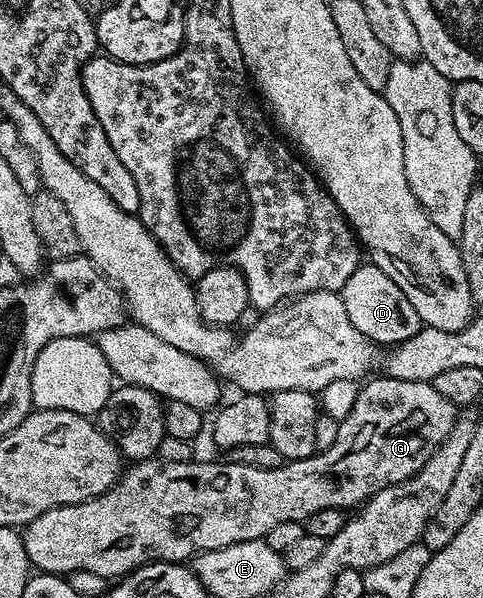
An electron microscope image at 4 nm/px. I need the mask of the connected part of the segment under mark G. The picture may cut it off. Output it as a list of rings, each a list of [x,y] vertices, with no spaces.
[[[370,377],[364,383],[366,386],[360,387],[351,412],[339,421],[335,444],[313,453],[310,458],[285,460],[275,468],[259,468],[236,460],[194,460],[175,464],[164,462],[160,456],[134,461],[130,465],[133,467],[130,470],[128,467],[121,480],[107,493],[79,504],[51,508],[51,512],[43,512],[43,516],[24,527],[30,567],[43,574],[62,576],[86,570],[106,580],[117,580],[152,562],[185,564],[205,550],[218,550],[231,544],[264,538],[275,524],[304,523],[315,516],[315,512],[348,512],[360,507],[383,488],[417,475],[443,444],[459,417],[453,403],[439,396],[432,382],[380,377]]]

